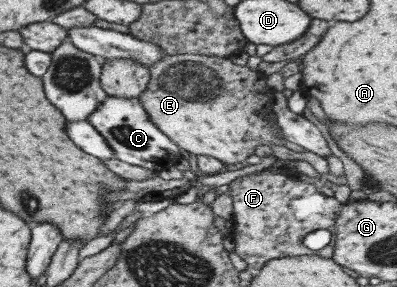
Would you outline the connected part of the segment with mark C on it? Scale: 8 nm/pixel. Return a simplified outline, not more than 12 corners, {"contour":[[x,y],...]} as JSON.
{"contour":[[107,95],[87,121],[115,158],[159,172],[183,158],[138,98]]}

